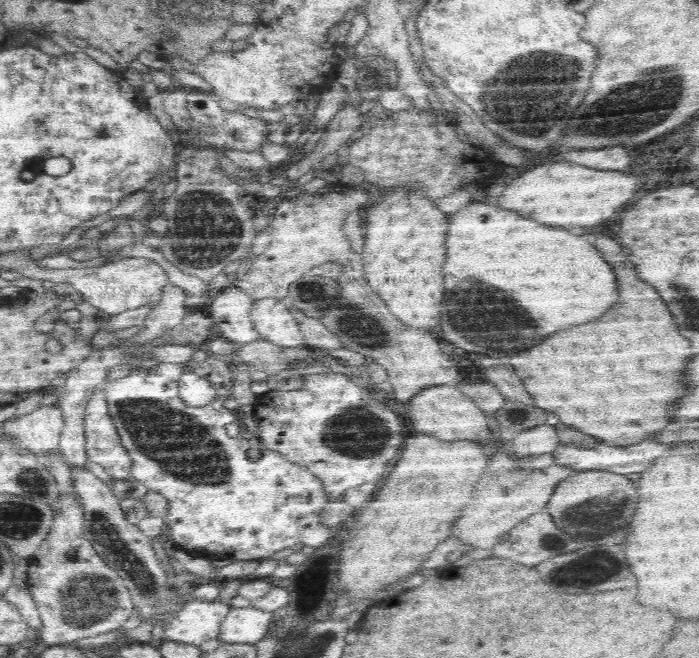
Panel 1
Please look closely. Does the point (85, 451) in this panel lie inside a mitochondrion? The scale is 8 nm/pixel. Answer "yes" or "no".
no

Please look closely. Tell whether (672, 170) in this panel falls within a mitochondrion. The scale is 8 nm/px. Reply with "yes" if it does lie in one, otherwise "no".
no

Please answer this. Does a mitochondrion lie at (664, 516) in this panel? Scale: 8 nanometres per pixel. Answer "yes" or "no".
no

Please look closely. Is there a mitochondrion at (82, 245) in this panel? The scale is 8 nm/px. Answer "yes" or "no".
no

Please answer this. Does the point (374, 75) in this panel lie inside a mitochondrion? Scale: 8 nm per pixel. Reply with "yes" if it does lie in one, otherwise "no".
no

